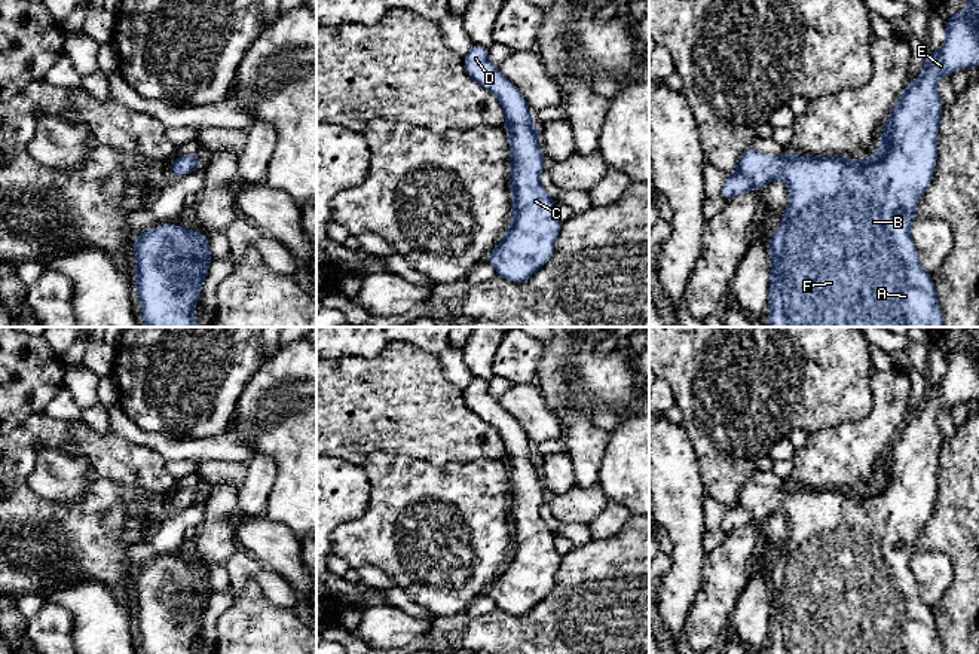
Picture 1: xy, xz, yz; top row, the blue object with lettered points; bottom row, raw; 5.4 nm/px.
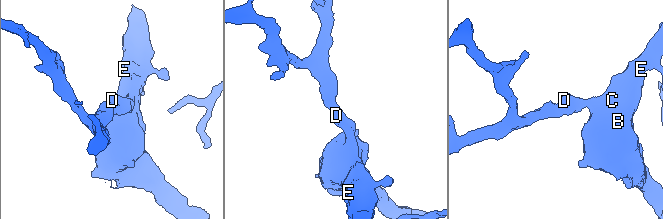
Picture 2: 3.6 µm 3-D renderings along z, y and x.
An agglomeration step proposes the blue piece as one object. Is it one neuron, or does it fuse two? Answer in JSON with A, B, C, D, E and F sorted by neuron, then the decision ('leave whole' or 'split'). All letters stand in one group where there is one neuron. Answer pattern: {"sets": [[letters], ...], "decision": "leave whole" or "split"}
{"sets": [["A", "B", "C", "D", "E", "F"]], "decision": "leave whole"}

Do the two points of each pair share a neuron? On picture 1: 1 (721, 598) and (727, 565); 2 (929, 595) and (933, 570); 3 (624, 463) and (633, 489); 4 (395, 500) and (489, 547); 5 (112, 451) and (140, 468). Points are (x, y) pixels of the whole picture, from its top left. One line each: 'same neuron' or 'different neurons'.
1: same neuron
2: same neuron
3: same neuron
4: same neuron
5: same neuron

